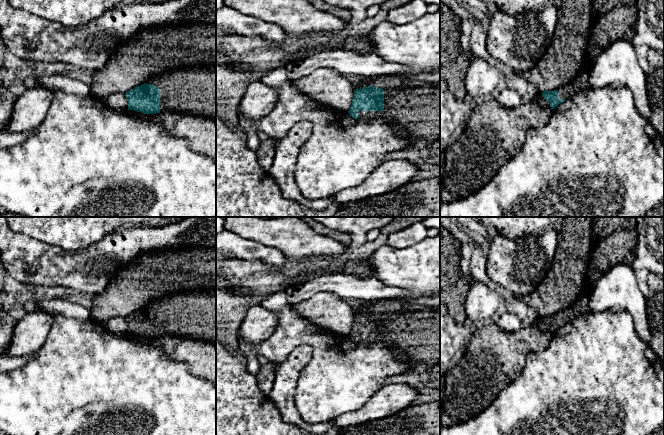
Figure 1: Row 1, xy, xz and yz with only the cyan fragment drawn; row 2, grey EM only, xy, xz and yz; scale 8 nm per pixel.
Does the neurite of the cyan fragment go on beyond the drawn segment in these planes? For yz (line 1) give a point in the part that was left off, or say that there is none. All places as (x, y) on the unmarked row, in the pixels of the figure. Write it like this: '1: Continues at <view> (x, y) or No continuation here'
1: No continuation here

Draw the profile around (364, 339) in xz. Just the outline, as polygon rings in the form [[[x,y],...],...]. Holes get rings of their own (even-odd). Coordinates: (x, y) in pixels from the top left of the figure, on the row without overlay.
[[[358,335],[357,339],[359,343],[371,344],[375,342],[385,343],[389,337],[389,335]]]

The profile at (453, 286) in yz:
[[[440,225],[440,301],[447,305],[451,317],[463,324],[466,296],[471,286],[462,275],[461,249],[452,233]]]

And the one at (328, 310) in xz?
[[[321,292],[289,307],[312,323],[335,333],[348,336],[352,329],[353,308],[336,294]]]

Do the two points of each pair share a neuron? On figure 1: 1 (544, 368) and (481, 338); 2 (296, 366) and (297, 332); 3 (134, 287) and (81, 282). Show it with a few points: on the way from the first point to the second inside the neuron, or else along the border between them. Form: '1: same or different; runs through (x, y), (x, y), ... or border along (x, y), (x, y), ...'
1: different; border along (530, 351), (523, 369), (514, 380)
2: different; border along (313, 348), (299, 345), (279, 362)
3: different; border along (111, 281), (102, 291), (92, 295)

